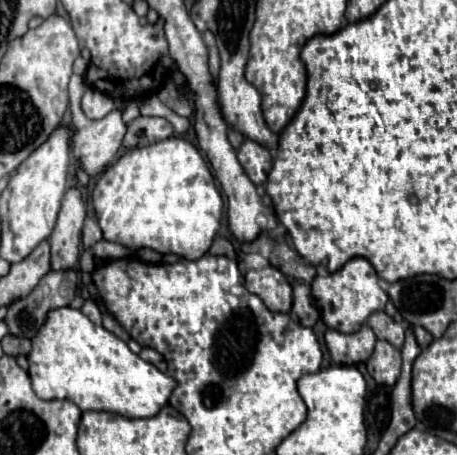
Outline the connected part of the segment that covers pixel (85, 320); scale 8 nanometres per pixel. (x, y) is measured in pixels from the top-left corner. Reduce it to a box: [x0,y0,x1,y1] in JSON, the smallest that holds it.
[28,308,176,418]

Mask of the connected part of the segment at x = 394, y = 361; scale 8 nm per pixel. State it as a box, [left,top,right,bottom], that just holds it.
[366,340,402,386]

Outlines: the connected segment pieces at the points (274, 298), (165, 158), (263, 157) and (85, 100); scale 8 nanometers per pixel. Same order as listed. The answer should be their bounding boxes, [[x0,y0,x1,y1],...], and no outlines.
[[246,266,292,314],[92,138,224,260],[238,140,272,186],[82,88,114,118]]

